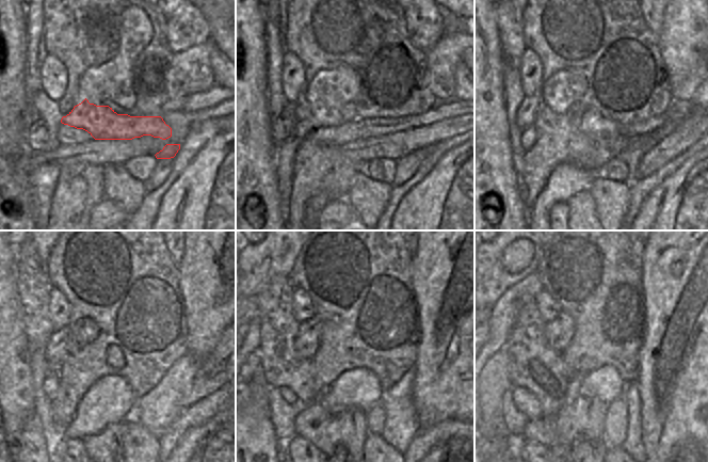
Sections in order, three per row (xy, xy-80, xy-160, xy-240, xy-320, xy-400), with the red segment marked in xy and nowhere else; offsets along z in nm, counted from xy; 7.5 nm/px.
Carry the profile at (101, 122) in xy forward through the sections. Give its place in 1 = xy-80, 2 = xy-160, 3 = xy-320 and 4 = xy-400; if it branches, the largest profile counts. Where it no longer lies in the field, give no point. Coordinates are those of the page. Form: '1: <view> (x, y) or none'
1: xy-80 (325, 115)
2: xy-160 (529, 137)
3: xy-320 (285, 392)
4: xy-400 (525, 400)

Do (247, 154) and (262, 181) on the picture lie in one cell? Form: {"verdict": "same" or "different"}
{"verdict": "same"}

